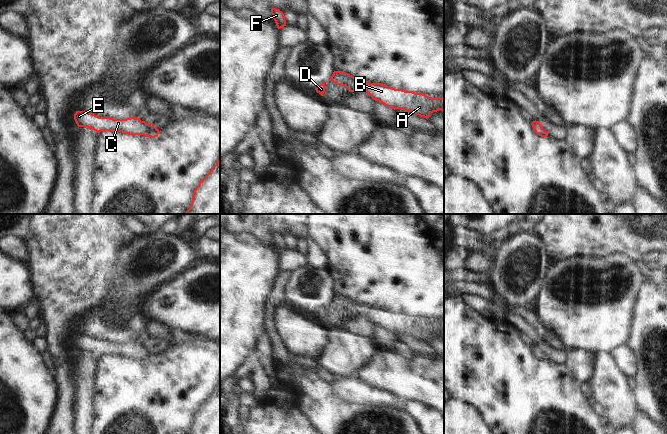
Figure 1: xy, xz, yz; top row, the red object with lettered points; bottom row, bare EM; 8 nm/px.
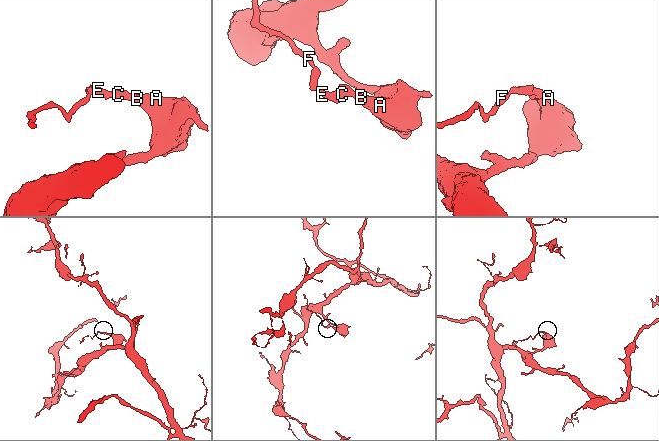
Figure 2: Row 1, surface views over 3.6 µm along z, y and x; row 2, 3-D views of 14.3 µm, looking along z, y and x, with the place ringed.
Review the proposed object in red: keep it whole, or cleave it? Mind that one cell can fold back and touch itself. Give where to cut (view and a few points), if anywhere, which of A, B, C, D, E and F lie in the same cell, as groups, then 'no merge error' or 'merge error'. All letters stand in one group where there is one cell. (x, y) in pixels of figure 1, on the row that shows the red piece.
cut none; groups A B C D E F; no merge error

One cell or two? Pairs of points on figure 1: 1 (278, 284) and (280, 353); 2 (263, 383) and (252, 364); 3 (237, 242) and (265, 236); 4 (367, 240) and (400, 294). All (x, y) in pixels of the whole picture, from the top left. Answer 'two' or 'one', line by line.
1: one
2: one
3: two
4: one

